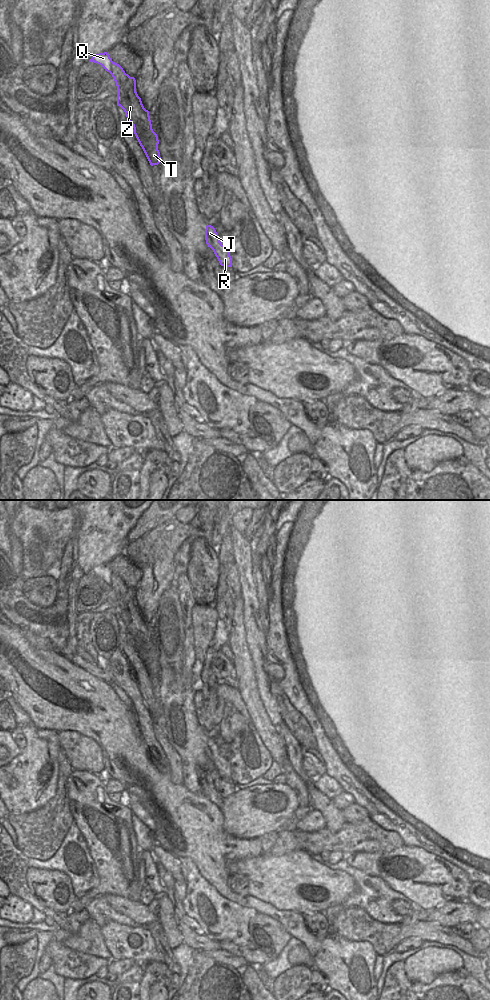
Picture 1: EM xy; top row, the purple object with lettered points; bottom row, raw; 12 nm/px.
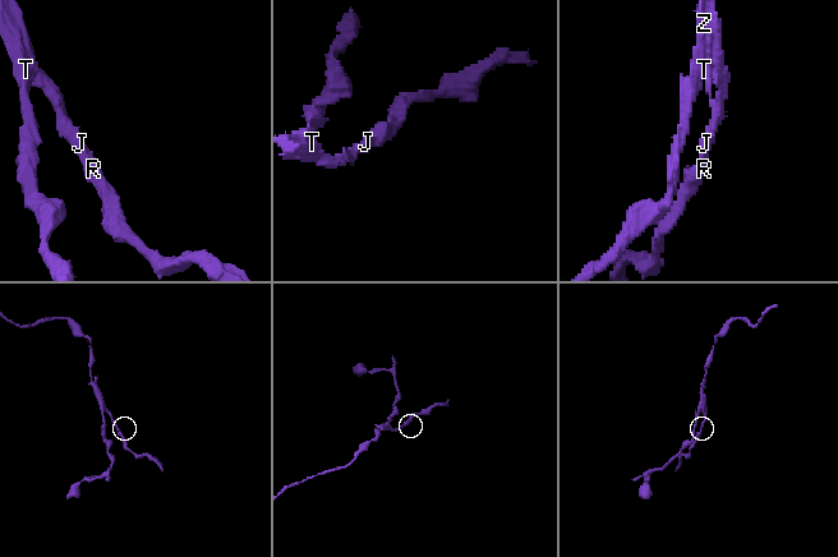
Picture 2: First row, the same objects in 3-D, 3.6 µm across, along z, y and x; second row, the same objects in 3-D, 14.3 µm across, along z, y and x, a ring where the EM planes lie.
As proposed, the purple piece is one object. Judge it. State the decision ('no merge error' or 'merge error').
merge error

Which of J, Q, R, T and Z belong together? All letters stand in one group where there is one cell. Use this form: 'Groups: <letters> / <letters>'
Groups: J R / Q T Z

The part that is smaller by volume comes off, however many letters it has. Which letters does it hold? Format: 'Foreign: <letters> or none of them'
Foreign: J, R

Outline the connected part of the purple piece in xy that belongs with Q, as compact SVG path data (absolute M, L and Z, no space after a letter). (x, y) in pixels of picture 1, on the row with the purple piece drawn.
M107 52L94 55L89 62L101 65L109 72L117 86L117 105L120 106L133 125L134 134L142 147L151 166L160 163L160 152L158 150L158 136L152 129L150 116L145 112L141 101L129 101L125 98L133 83L133 78L125 73L123 68L112 61Z

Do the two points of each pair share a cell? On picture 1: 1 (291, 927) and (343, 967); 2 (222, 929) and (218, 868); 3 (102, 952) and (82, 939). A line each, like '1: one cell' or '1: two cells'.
1: one cell
2: two cells
3: one cell

